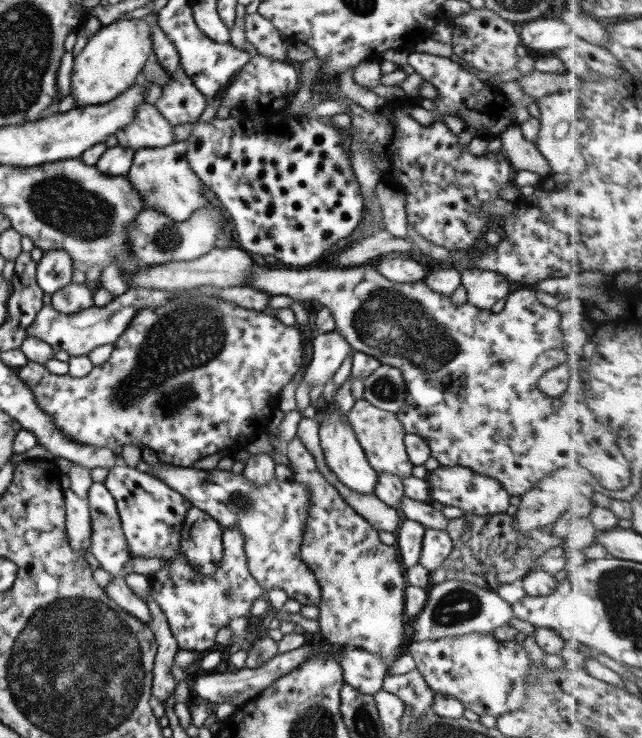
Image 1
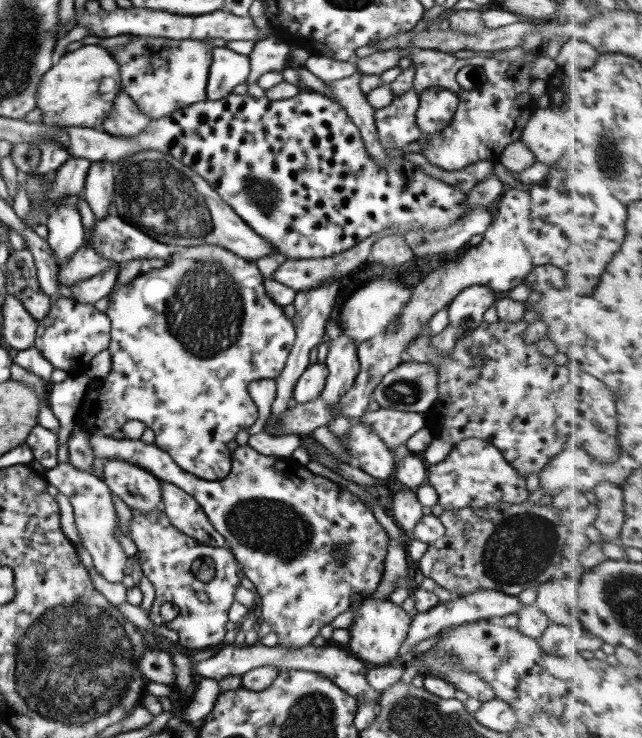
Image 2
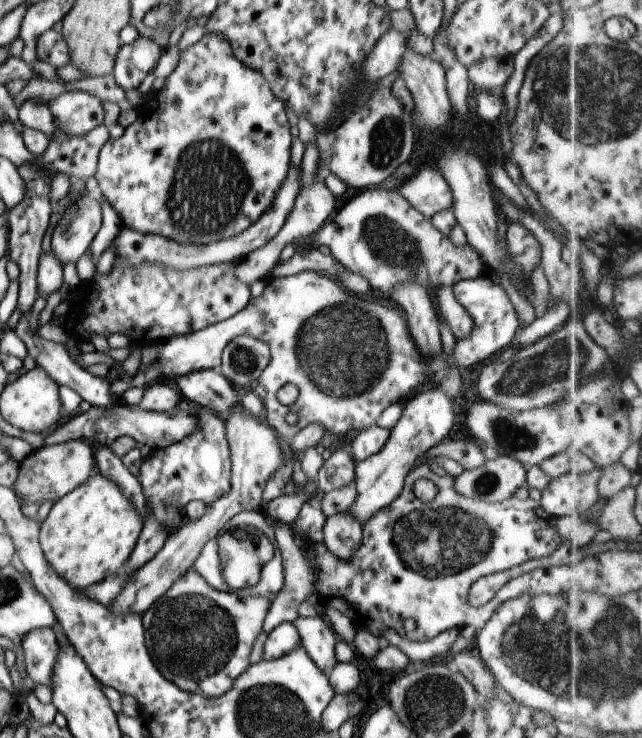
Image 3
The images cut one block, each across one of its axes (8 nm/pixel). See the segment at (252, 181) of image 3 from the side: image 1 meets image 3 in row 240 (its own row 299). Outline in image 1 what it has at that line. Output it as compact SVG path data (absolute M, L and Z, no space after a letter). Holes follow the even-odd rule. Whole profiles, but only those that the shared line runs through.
M184 294L166 306L158 308L143 308L137 312L129 327L122 336L113 344L110 358L104 365L93 366L86 376L73 377L68 373L55 375L42 364L29 361L22 369L17 370L18 377L34 393L36 404L53 420L56 428L59 428L68 438L74 438L74 442L89 444L94 448L109 448L121 454L127 444L135 444L138 448L151 448L162 463L170 463L178 467L192 467L194 462L216 454L233 444L250 444L260 434L268 432L268 424L277 408L277 396L279 392L293 378L294 374L303 366L302 362L302 329L296 326L287 326L276 317L266 315L264 311L250 310L236 306L231 302L220 301L211 294Z

